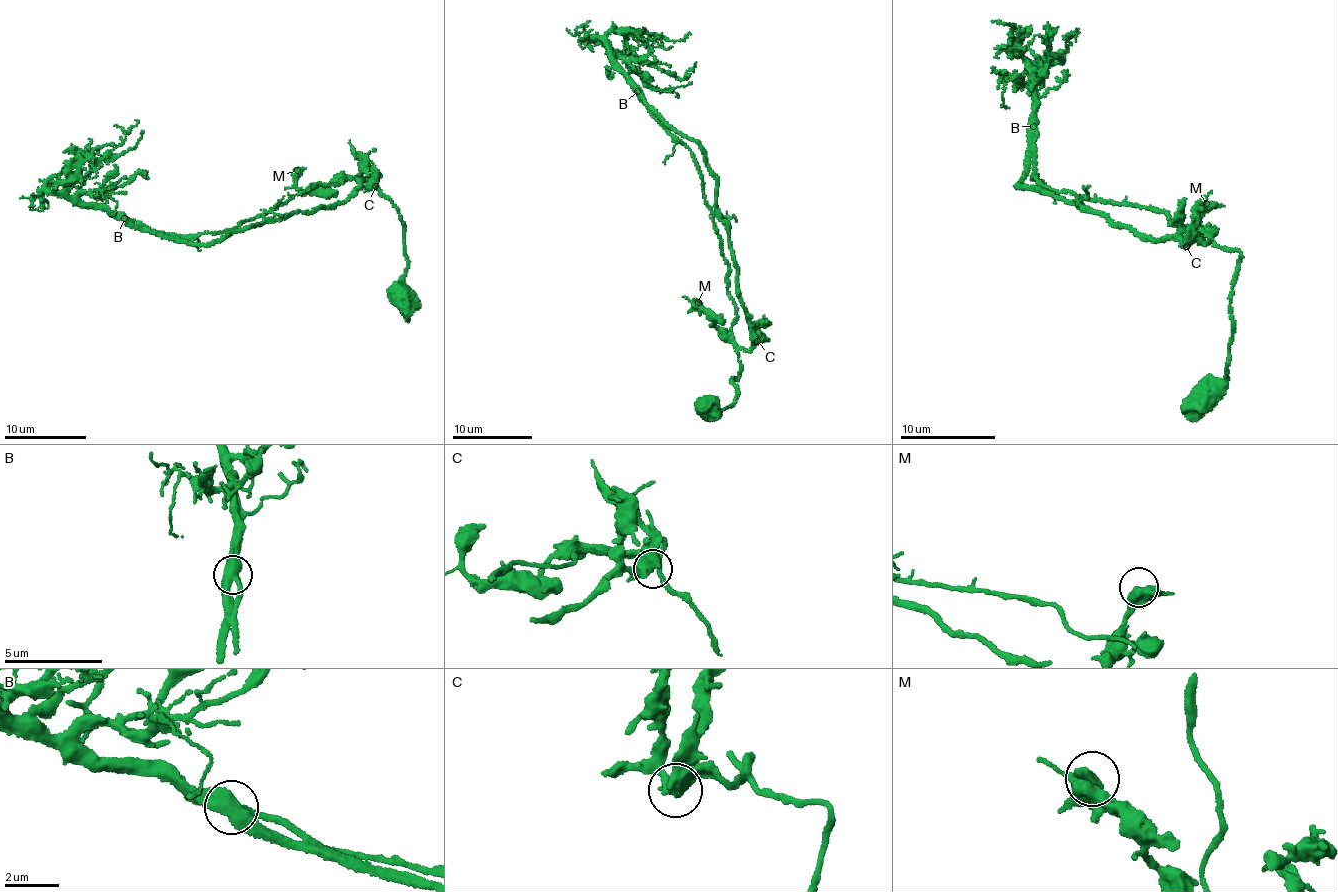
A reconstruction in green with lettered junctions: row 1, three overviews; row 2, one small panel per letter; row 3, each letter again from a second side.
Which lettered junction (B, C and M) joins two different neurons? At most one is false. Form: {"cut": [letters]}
{"cut": []}

